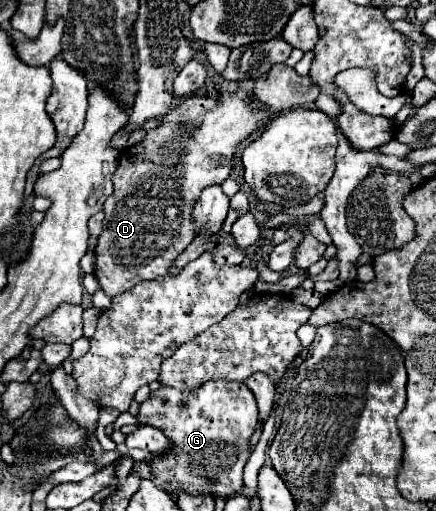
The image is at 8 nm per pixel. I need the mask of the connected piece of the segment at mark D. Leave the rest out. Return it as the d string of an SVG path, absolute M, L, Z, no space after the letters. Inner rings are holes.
M248 90L224 92L220 98L190 96L164 114L160 118L160 126L148 130L140 144L128 146L120 152L118 168L112 174L114 194L104 202L104 234L98 238L94 248L94 276L110 298L130 290L142 280L154 280L168 274L176 256L180 256L194 240L192 208L200 198L200 192L210 184L222 184L230 176L238 144L248 140L256 130L266 128L272 118L274 116L268 108Z

